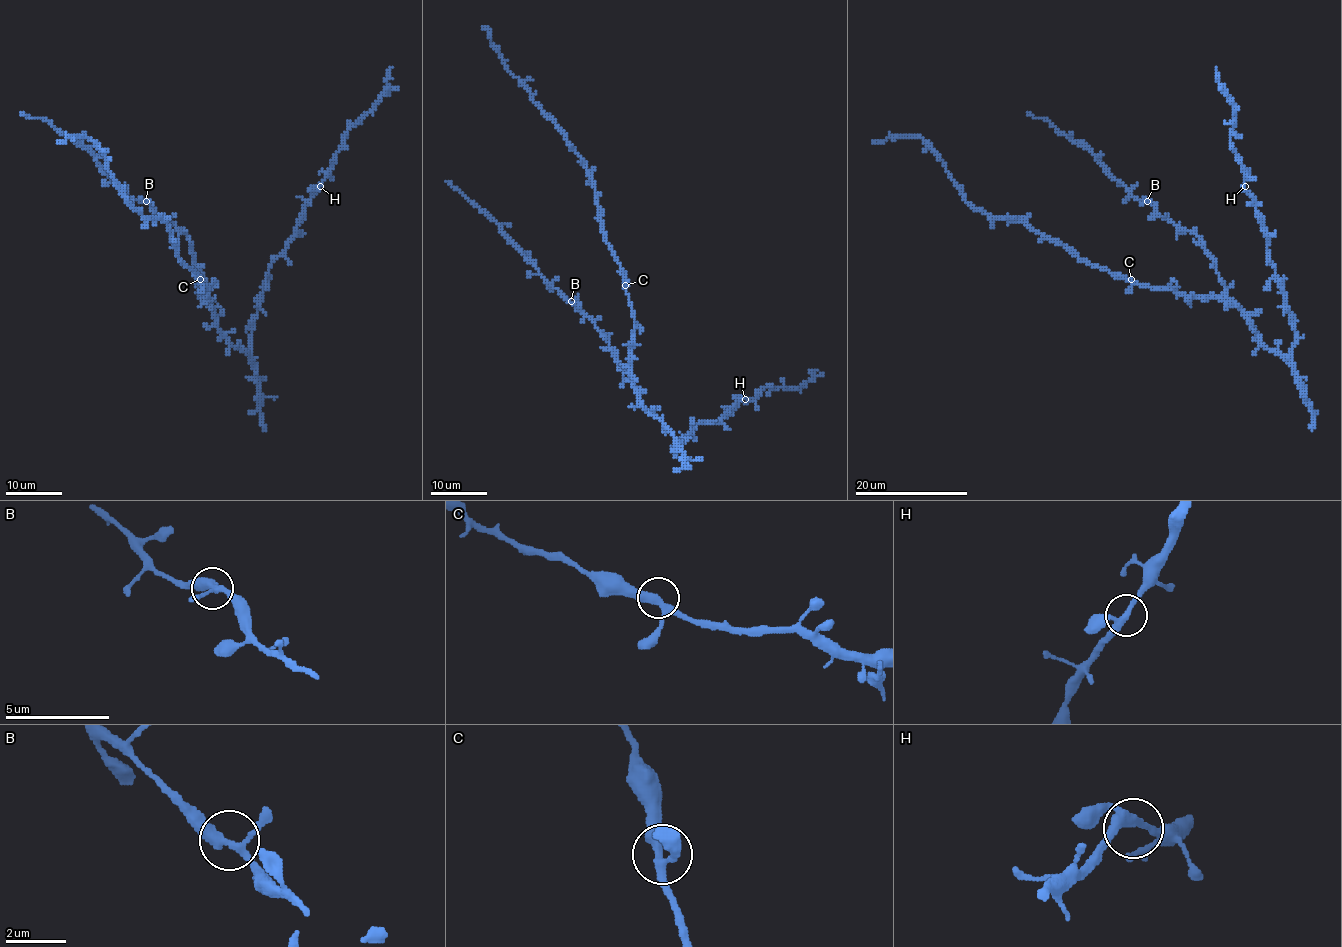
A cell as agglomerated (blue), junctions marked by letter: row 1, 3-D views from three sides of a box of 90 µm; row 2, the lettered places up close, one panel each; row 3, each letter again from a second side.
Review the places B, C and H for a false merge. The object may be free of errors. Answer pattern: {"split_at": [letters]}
{"split_at": []}

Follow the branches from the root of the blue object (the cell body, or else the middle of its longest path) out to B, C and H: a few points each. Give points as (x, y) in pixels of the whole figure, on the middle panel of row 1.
B: (634, 376), (629, 379), (629, 375), (620, 368), (607, 338), (570, 302)
C: (634, 376), (631, 372), (634, 310), (625, 285)
H: (634, 376), (634, 389), (639, 400), (672, 434), (676, 450), (698, 424), (718, 421), (745, 399)

